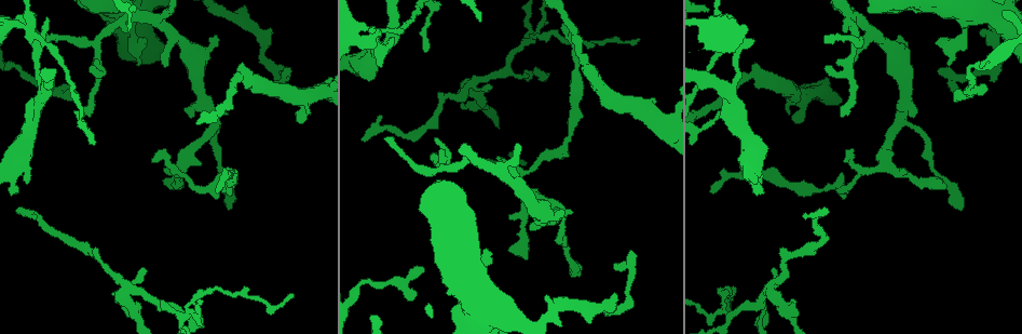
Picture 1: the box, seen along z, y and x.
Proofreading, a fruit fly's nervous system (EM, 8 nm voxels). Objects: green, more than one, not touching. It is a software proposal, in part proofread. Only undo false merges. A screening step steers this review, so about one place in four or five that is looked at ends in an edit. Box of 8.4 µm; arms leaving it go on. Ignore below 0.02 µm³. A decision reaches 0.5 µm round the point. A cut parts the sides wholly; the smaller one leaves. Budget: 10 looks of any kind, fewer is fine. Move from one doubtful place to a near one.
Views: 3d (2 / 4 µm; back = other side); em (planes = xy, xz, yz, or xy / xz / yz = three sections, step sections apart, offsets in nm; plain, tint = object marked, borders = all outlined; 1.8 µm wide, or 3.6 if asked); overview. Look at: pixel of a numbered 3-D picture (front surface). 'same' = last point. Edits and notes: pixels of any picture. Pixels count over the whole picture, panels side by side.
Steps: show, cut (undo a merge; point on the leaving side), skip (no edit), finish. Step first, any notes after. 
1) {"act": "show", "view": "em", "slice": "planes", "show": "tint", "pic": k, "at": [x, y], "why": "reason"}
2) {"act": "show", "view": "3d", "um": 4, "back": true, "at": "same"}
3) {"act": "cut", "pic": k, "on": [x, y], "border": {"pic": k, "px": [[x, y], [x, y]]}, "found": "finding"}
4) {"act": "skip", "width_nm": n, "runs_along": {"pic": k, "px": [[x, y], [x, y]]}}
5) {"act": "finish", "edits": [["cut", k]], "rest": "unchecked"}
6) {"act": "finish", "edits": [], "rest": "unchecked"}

{"act": "show", "view": "3d", "um": 4, "pic": 1, "at": [30, 30]}

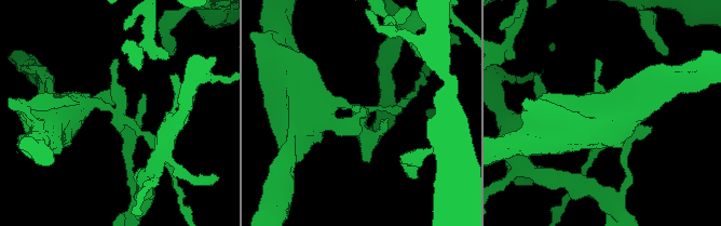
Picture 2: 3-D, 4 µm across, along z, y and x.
{"act": "show", "view": "em", "slice": "xz", "step": 8, "show": "tint", "pic": 2, "at": [360, 114], "arms": 4}

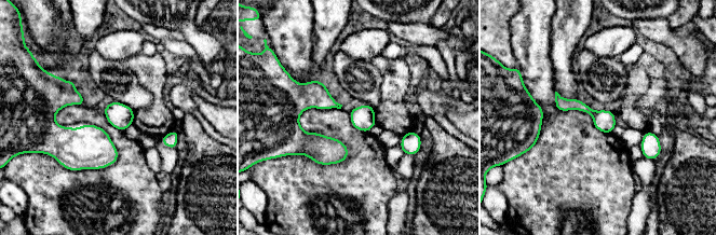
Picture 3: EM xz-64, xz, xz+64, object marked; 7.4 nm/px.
{"act": "show", "view": "em", "slice": "planes", "show": "tint", "at": "same"}

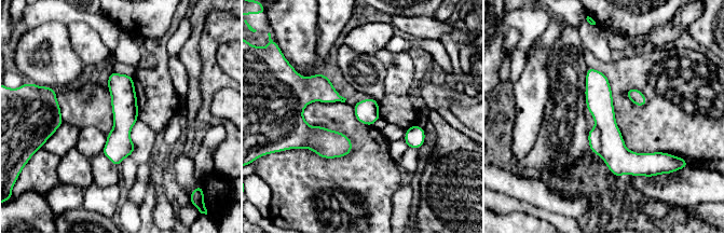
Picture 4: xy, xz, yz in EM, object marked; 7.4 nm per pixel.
{"act": "cut", "pic": 4, "on": [593, 135], "part_leaving": {"pic": 4, "px": [[318, 76], [299, 119], [324, 155]]}, "found": "a second neuron is stuck on"}

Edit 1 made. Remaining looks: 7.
{"act": "show", "view": "overview", "why": "see it whole again"}

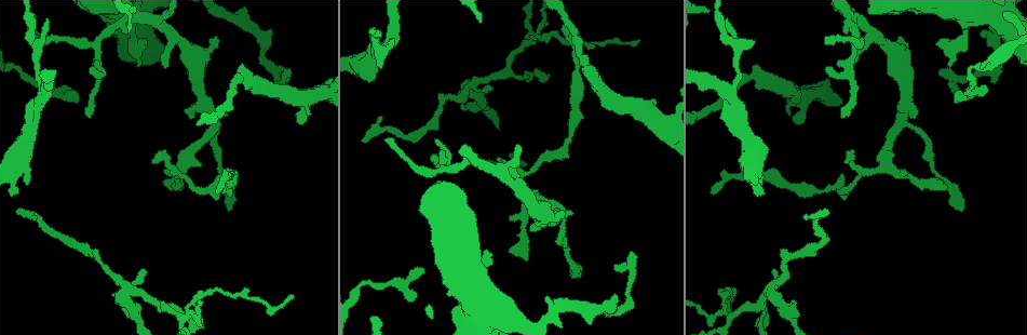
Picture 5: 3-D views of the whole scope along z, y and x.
{"act": "show", "view": "em", "slice": "xz", "step": 8, "show": "tint", "pic": 5, "at": [287, 80], "why": "abrupt turn"}

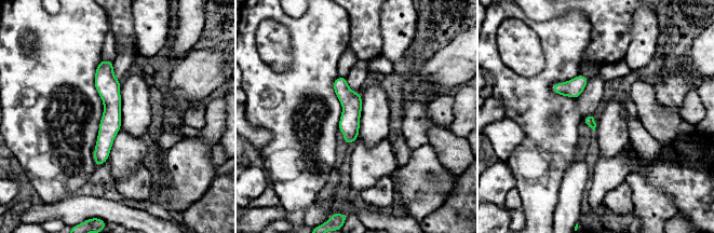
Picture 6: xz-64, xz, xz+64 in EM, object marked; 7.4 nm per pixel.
{"act": "show", "view": "em", "slice": "planes", "show": "tint", "at": "same", "why": "another direction"}

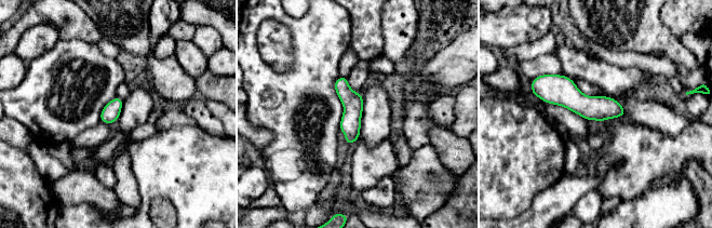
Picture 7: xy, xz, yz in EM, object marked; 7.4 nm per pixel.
{"act": "skip", "runs_along": {"pic": 7, "px": [[539, 92], [621, 112]]}, "found": "all the same neuron"}

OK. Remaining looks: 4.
{"act": "show", "view": "3d", "um": 4, "pic": 5, "at": [764, 78], "why": "sudden change in width"}

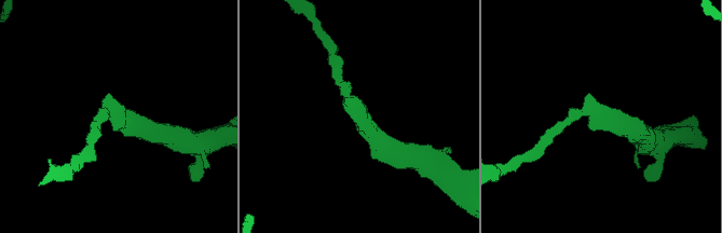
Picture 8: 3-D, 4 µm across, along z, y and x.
{"act": "show", "view": "em", "slice": "planes", "show": "tint", "pic": 8, "at": [600, 112], "arm_widths_nm": [170, 360], "why": "need the tissue"}

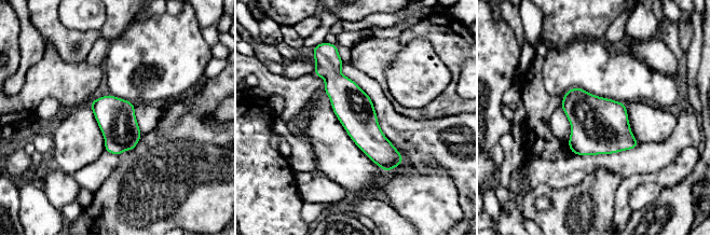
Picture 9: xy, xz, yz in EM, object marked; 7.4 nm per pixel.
{"act": "skip", "width_nm": 280, "runs_along": {"pic": 9, "px": [[333, 55], [336, 84], [392, 166]]}, "found": "continuous, no second neuron"}

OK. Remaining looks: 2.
{"act": "show", "view": "em", "slice": "xz", "step": 16, "show": "tint", "pic": 5, "at": [771, 294], "why": "a fork"}

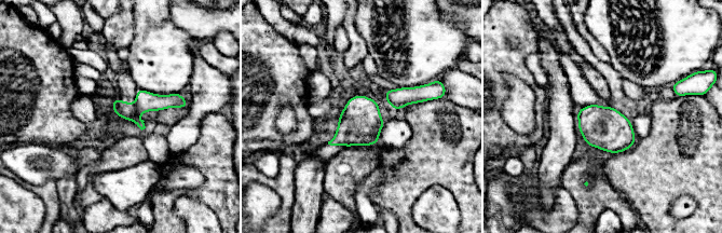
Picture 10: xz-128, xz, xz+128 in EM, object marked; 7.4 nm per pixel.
{"act": "show", "view": "em", "slice": "planes", "show": "tint", "at": "same"}

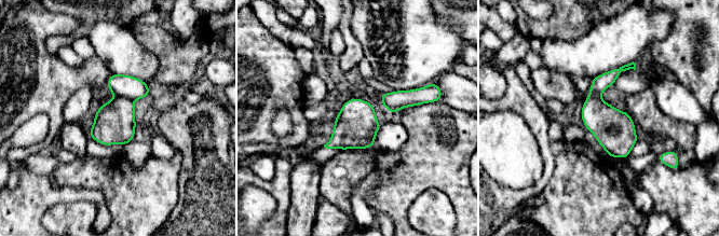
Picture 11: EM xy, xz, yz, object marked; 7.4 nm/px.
{"act": "cut", "pic": 11, "on": [114, 123], "border": {"pic": 11, "px": [[116, 95], [122, 95], [133, 100]]}, "found": "a second neuron is stuck on"}

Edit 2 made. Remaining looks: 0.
{"act": "finish", "edits": [["cut", 4], ["cut", 11]], "rest": "unchecked"}

